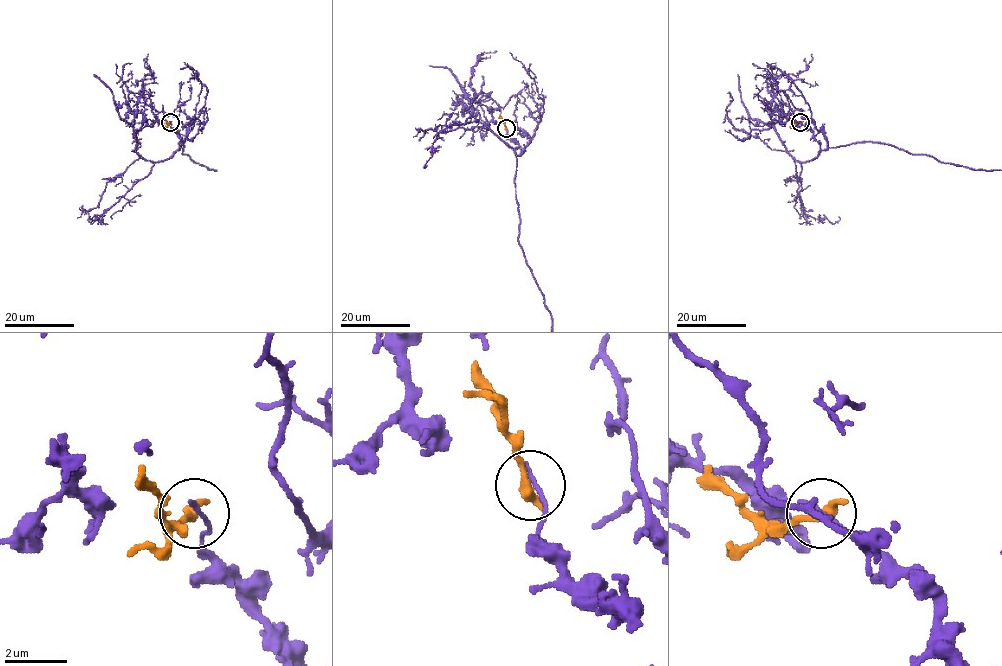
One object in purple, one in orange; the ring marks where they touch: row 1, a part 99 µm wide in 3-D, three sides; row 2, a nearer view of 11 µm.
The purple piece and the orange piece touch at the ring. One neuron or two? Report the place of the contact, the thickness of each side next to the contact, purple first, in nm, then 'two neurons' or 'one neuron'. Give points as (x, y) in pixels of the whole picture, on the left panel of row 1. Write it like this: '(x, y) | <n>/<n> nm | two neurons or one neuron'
(170, 122) | 160/400 nm | two neurons

